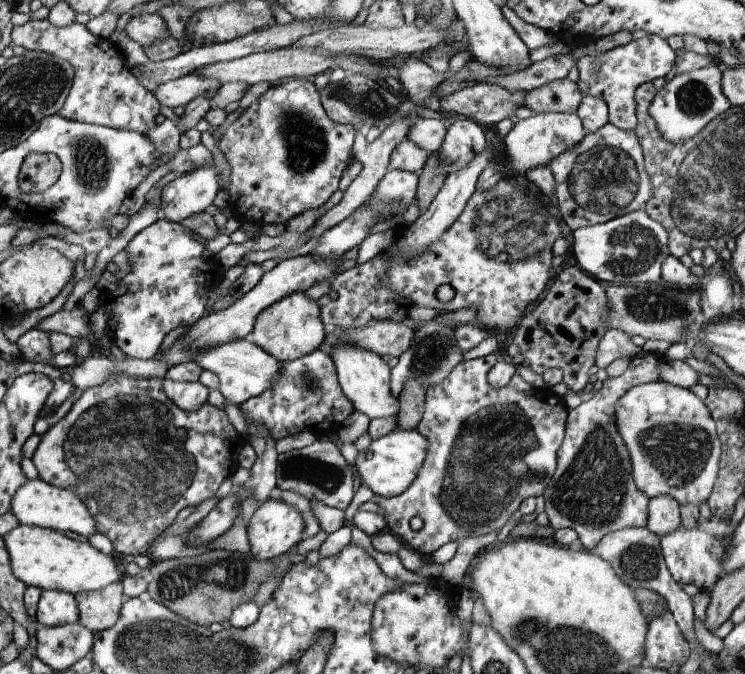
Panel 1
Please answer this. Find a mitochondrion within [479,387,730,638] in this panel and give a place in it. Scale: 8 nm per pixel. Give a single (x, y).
(593, 490)

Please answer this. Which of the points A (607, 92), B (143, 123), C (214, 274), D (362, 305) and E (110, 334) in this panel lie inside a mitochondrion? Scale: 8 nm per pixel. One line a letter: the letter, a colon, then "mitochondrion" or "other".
A: other
B: other
C: other
D: other
E: other

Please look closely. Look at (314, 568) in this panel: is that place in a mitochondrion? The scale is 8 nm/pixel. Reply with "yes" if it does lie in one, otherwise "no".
no

